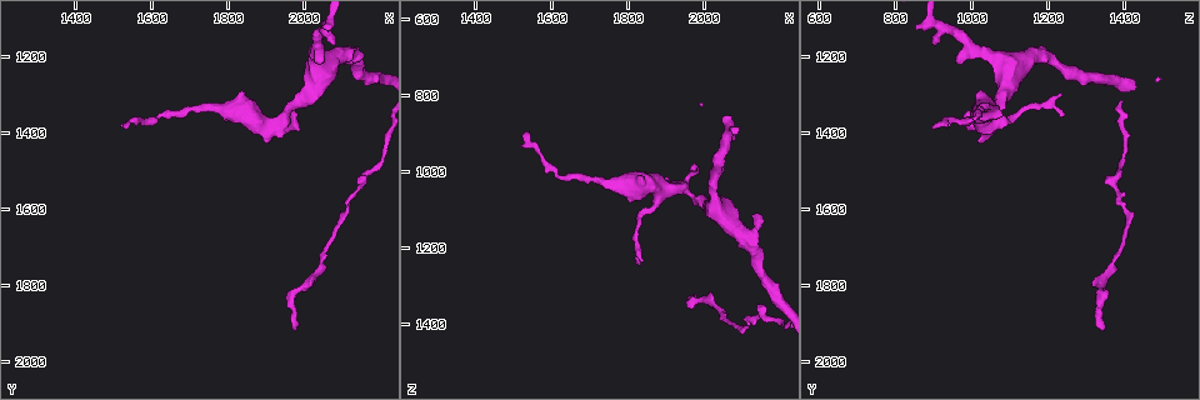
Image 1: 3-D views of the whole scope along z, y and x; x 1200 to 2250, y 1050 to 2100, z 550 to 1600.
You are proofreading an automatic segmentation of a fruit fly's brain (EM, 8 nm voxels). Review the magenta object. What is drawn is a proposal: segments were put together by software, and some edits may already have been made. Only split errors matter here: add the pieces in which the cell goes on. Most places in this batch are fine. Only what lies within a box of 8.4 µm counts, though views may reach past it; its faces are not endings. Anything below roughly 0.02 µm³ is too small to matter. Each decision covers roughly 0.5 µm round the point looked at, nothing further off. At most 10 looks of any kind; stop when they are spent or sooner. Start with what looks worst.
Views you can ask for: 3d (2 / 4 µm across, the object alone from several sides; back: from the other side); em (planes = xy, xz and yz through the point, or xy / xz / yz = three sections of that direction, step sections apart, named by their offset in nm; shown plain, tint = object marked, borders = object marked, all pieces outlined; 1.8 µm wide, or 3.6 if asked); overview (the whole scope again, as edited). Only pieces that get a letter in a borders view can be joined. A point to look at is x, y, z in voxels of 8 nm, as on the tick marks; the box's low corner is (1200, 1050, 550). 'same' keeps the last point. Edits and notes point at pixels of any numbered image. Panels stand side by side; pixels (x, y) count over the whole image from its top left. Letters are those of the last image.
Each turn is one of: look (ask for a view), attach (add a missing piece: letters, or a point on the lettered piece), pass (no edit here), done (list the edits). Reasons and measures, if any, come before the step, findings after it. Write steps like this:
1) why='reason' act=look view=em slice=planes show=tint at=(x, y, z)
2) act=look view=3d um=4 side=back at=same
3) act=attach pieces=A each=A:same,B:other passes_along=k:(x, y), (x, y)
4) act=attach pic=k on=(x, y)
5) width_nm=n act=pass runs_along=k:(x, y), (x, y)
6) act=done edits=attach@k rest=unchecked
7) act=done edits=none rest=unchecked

why='branch stops here' act=look view=em slice=planes show=tint at=(1830, 1350, 1245)

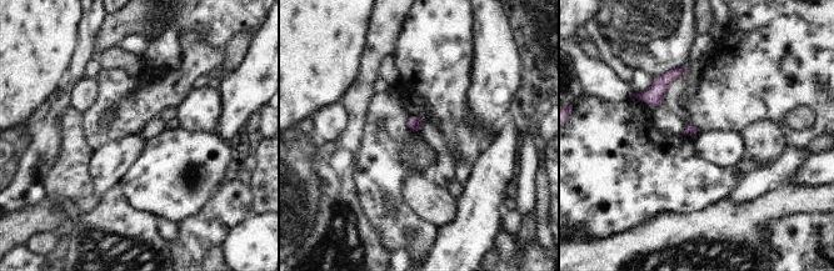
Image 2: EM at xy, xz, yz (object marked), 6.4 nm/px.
act=look view=em slice=planes show=borders at=same

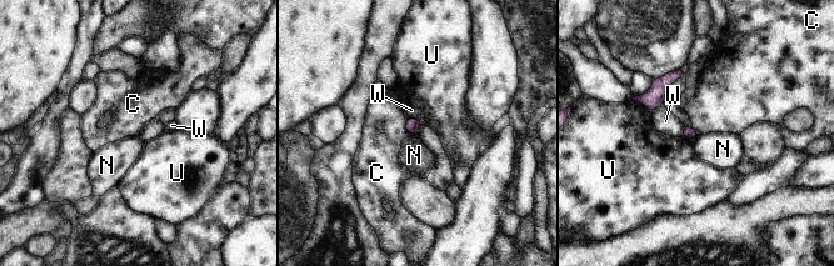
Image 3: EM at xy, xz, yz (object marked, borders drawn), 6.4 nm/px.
longest_contact=U:170nm act=pass each=C:other,N:other,U:other,W:other found='no lettered piece goes on from it'

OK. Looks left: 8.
act=look view=3d um=4 at=(2125, 1215, 1120)

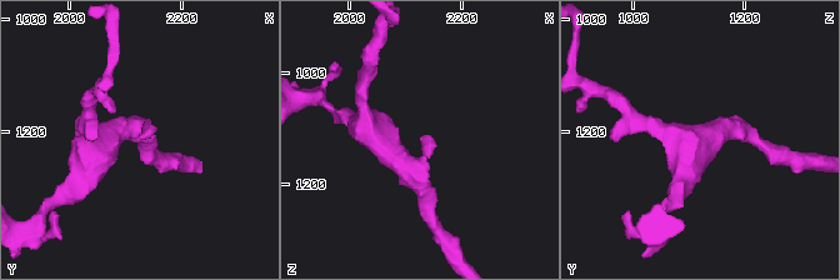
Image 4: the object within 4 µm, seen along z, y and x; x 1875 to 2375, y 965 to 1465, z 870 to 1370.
why='shape alone is not enough' act=look view=em um=3.6 slice=planes show=borders at=(2125, 1220, 1120)

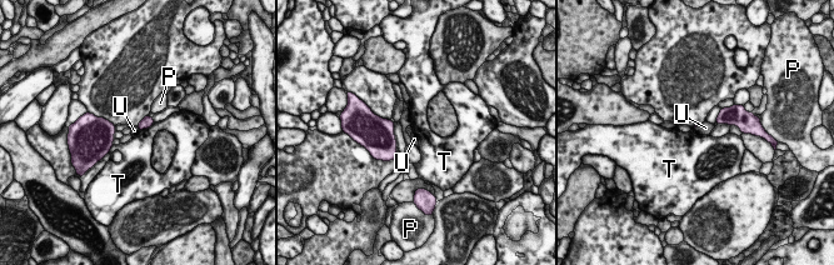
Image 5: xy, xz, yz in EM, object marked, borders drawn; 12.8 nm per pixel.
act=pass each=P:other,T:other,U:other border=5:(154, 123), (139, 130) found='none of them fits'

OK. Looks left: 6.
why='an open end' act=look view=3d um=2 at=(1540, 1380, 895)

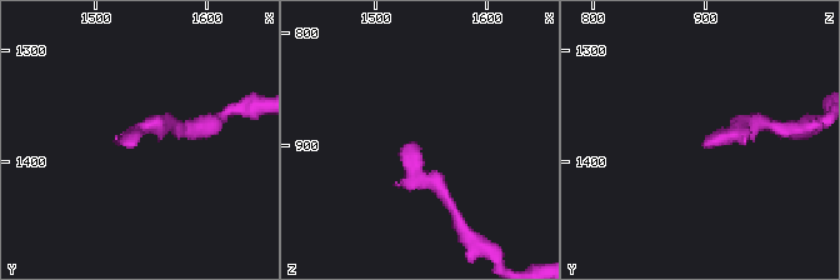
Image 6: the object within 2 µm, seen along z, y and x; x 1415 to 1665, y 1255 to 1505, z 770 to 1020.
why='need the tissue' act=look view=em slice=planes show=borders at=(1532, 1384, 896)

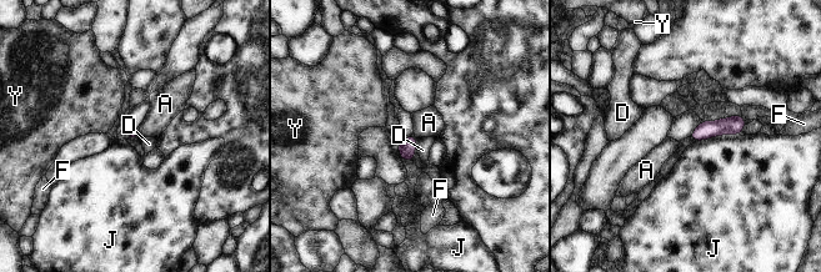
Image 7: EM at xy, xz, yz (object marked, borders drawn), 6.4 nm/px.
longest_contact=J:280nm act=pass each=A:other,D:other,F:other,J:other,Y:other border=7:(739, 134), (715, 135), (696, 141) found='no lettered piece goes on from it'

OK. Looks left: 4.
why='free end' act=look view=3d um=2 at=(1975, 1340, 995)

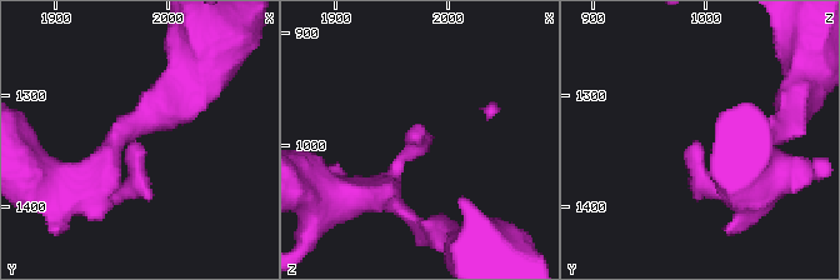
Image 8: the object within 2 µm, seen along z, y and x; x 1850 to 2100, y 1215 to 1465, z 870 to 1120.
arm_widths_nm=200,280 act=look view=em slice=planes show=plain at=(1970, 1342, 992)

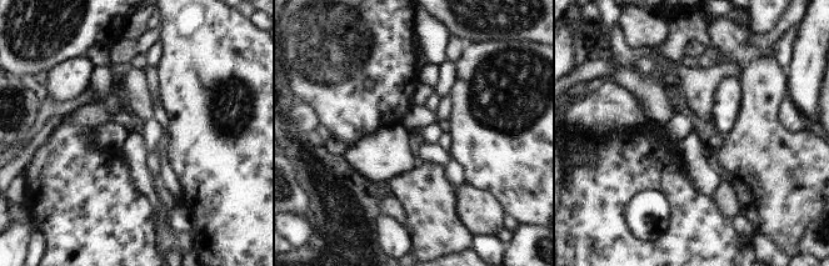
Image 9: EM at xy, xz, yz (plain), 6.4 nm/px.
act=look view=em slice=planes show=borders at=same

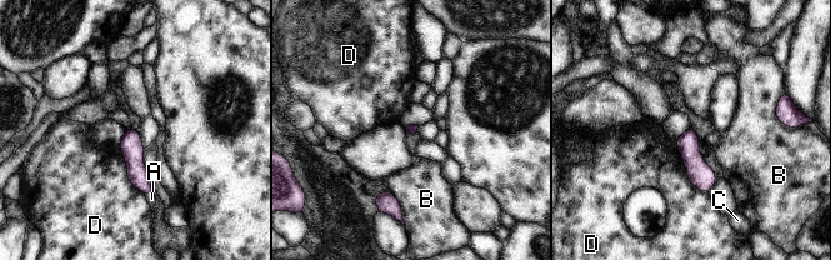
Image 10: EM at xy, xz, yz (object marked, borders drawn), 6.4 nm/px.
act=attach pic=10 on=(151, 199) each=A:same,B:other,C:other,D:other passes_along=10:(138, 175), (148, 194), (151, 199) found='it goes on there'

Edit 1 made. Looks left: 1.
act=done edits=attach@10 rest=unchecked

